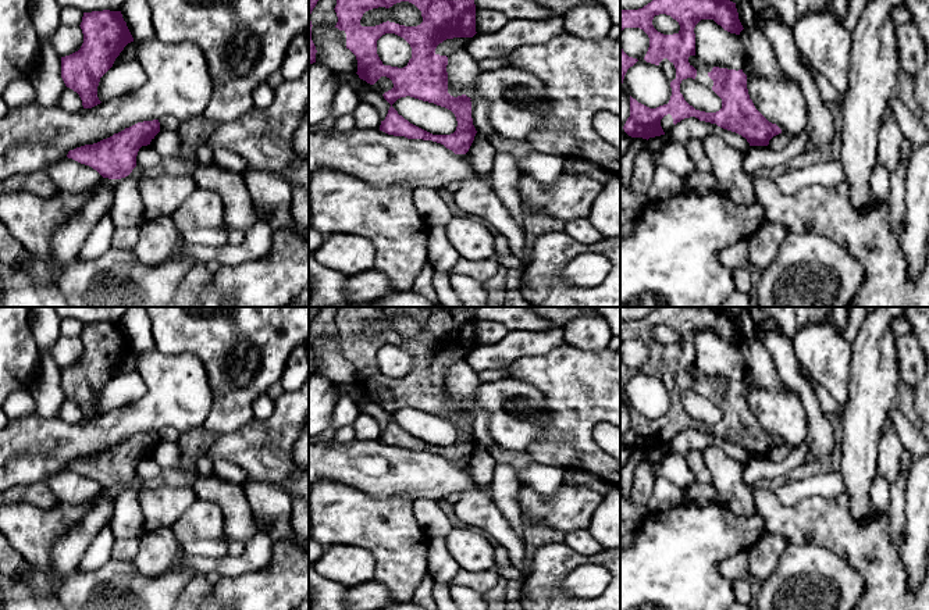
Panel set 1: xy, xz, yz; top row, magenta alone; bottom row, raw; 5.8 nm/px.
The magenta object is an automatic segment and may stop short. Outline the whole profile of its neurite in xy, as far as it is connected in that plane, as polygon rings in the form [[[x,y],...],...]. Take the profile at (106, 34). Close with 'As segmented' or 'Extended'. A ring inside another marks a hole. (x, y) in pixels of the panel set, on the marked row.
[[[121,11],[83,13],[79,26],[83,43],[78,51],[61,57],[61,78],[79,94],[83,108],[92,108],[102,103],[97,97],[100,78],[134,38]]]. As segmented

